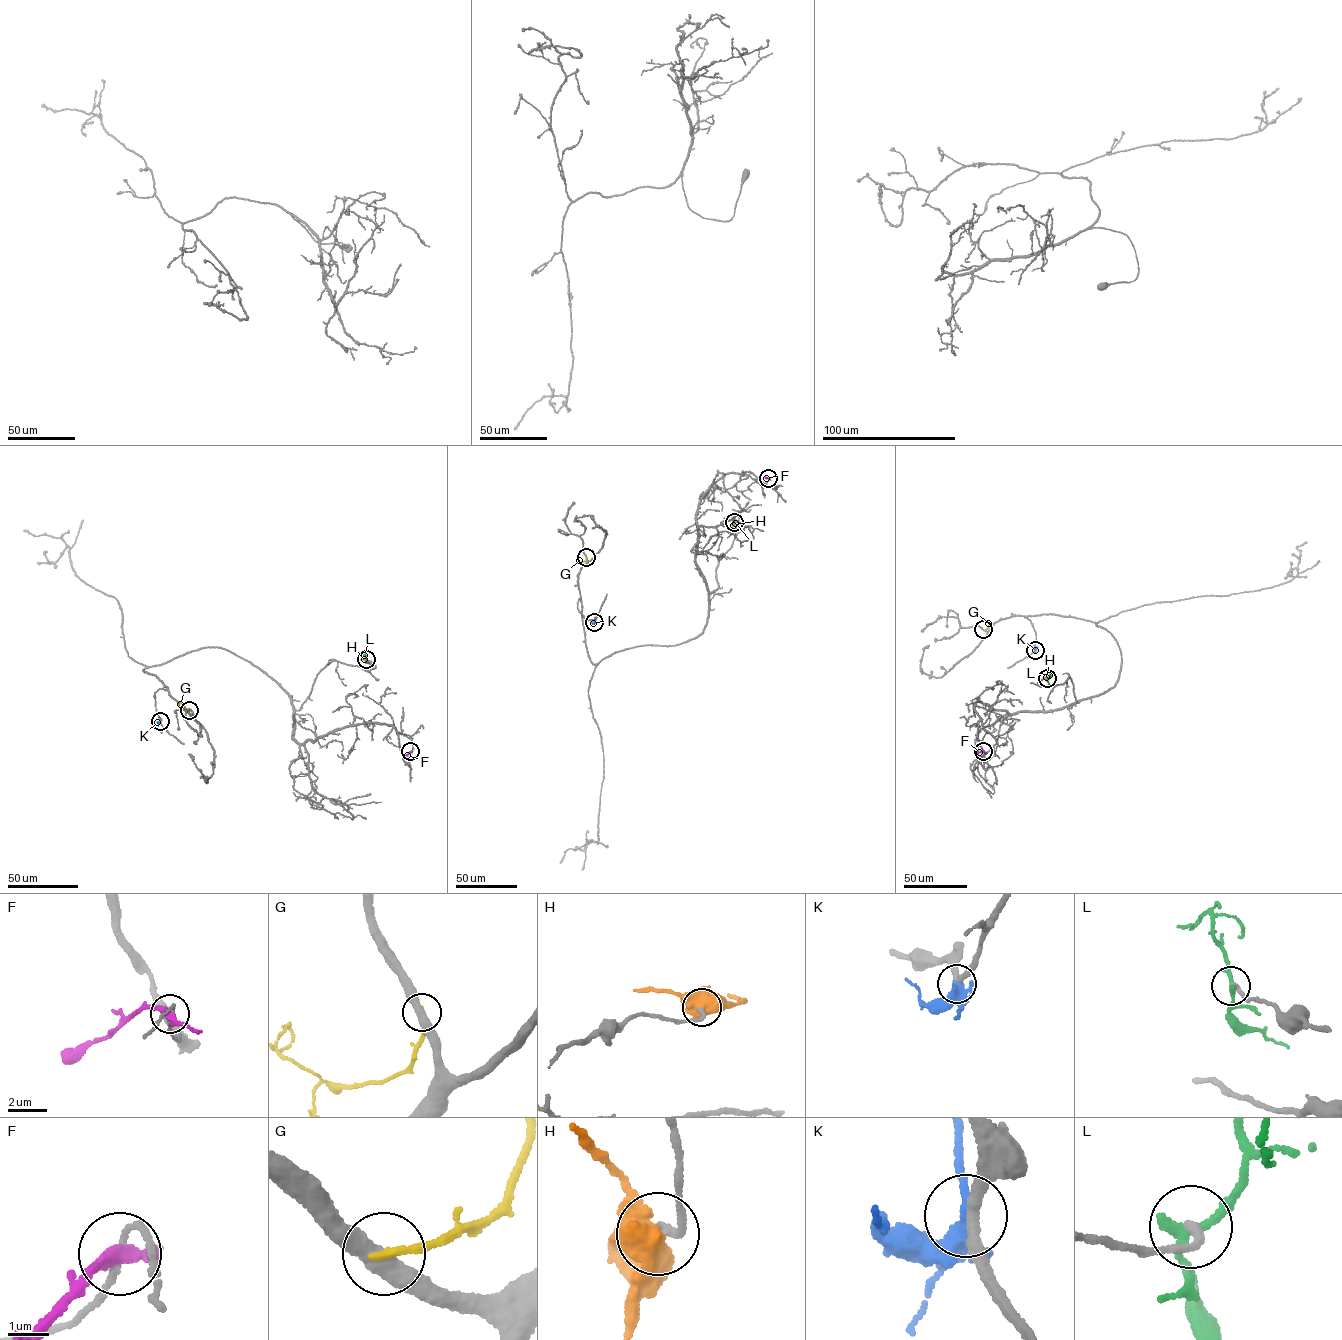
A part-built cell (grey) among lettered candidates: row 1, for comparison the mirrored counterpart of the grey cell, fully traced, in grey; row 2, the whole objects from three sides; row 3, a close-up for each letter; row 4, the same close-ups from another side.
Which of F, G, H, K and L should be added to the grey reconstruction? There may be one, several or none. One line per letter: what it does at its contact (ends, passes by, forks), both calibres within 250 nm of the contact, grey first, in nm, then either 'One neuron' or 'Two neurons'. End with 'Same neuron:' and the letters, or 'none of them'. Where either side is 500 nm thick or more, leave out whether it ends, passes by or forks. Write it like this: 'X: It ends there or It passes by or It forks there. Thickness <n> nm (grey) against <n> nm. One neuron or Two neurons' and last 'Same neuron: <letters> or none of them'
F: It passes by. Thickness 130 nm (grey) against 300 nm. Two neurons
G: It ends there. Thickness 440 nm (grey) against 200 nm. Two neurons
H: Thickness 200 nm (grey) against 750 nm. Two neurons
K: It forks there. Thickness 260 nm (grey) against 240 nm. Two neurons
L: It passes by. Thickness 200 nm (grey) against 240 nm. Two neurons
Same neuron: none of them

